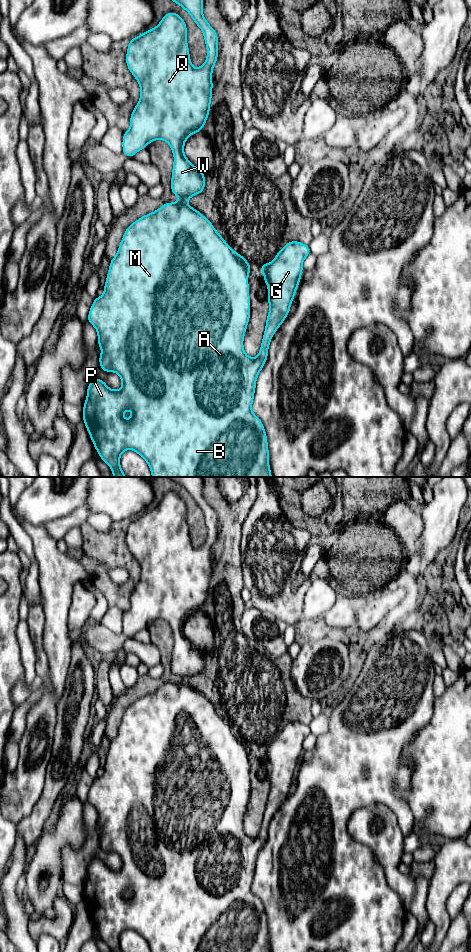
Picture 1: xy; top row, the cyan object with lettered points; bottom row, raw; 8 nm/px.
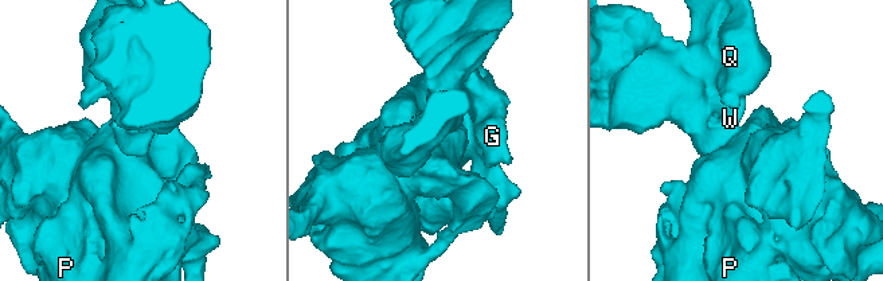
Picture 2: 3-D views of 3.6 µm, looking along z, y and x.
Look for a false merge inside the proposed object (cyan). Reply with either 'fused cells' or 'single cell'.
single cell

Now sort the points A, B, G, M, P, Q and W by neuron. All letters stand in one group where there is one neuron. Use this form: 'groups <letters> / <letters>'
groups A B G M P Q W

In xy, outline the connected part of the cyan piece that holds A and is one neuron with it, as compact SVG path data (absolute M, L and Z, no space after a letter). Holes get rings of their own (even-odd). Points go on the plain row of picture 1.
M203 477L166 478L185 489L197 506L202 510L207 528L206 541L199 548L193 547L187 524L186 503L176 492L165 494L155 508L145 511L129 521L126 533L126 544L129 551L140 565L140 580L130 596L131 606L123 614L122 634L132 638L138 631L147 628L147 625L150 622L159 619L166 621L170 625L174 636L170 664L171 671L174 675L179 677L180 680L176 683L165 683L156 691L142 696L128 706L120 722L116 736L110 740L110 747L104 765L104 773L101 777L96 777L94 779L89 790L87 802L92 804L98 813L97 824L101 827L99 843L102 851L117 853L122 860L122 867L119 870L112 870L103 860L100 858L94 858L87 867L87 877L85 884L83 885L83 902L86 905L92 922L94 923L94 928L97 930L101 940L111 948L112 952L123 952L120 946L120 936L128 929L138 933L148 943L151 952L271 952L266 911L260 898L252 891L256 860L266 843L268 828L274 813L289 795L290 787L303 753L302 744L305 738L310 734L310 728L308 725L299 721L289 721L276 734L271 743L262 744L260 751L263 753L264 761L268 767L267 780L269 782L269 793L266 799L266 807L258 836L256 838L249 837L244 832L243 820L250 799L251 785L248 755L251 751L251 746L242 735L236 733L232 727L224 721L223 717L216 711L215 707L205 696L187 684L187 681L192 676L203 672L206 664L204 653L194 646L184 635L184 624L192 614L202 611L204 604L207 602L212 579L212 552L218 539L218 516L216 511L209 505L203 496ZM127 889L132 891L129 900L123 898L123 893Z

